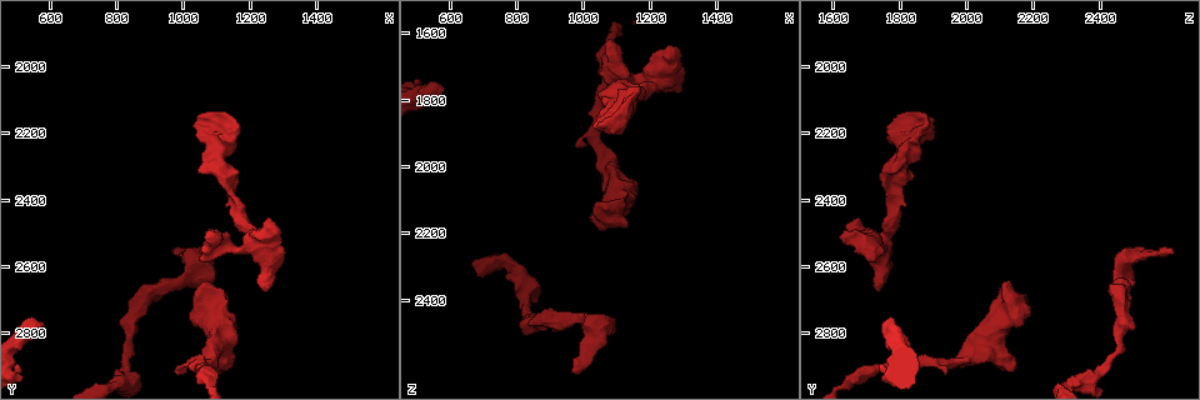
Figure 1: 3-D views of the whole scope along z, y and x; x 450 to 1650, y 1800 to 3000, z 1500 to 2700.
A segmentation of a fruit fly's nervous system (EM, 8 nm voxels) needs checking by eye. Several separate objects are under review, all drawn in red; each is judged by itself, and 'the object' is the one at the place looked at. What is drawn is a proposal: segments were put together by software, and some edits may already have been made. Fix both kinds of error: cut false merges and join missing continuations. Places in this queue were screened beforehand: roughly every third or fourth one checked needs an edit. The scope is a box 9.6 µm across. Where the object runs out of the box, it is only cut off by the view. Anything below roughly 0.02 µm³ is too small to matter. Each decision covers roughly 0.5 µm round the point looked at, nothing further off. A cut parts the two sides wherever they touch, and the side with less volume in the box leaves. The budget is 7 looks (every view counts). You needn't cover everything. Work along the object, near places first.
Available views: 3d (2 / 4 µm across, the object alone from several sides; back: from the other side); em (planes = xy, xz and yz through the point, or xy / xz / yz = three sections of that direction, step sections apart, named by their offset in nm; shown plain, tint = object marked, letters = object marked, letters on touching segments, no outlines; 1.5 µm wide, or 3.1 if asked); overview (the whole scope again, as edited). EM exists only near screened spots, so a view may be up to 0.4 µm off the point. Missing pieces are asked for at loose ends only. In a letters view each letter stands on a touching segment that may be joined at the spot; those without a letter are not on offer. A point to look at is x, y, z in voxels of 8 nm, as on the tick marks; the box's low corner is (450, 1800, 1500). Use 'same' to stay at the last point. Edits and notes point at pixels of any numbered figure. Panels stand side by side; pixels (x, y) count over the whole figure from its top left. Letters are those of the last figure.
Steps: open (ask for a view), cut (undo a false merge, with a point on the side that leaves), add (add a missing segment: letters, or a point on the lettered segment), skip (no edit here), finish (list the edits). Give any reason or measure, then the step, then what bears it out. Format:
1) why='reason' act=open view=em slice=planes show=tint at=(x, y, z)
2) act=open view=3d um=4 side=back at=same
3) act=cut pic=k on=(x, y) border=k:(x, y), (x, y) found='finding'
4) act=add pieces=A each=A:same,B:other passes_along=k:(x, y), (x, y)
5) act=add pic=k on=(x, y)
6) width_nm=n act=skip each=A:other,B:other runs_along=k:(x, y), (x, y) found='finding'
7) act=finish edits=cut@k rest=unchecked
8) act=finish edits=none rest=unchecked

why='free end' act=open view=em slice=planes show=letters at=(990, 2910, 1940)

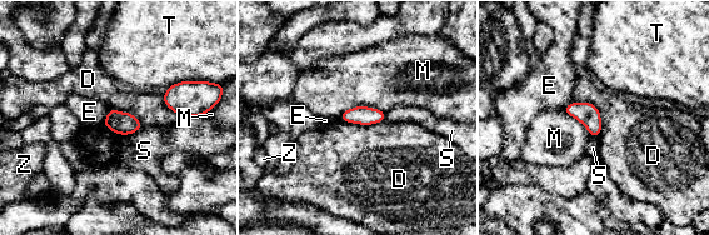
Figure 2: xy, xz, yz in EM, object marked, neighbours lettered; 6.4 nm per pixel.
act=skip each=D:other,E:other,M:other,S:other,T:other,Z:other border=2:(575, 100), (598, 109), (598, 136) found='none of them fits'

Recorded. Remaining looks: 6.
why='thick end' act=open view=3d um=4 at=(1250, 2460, 1680)

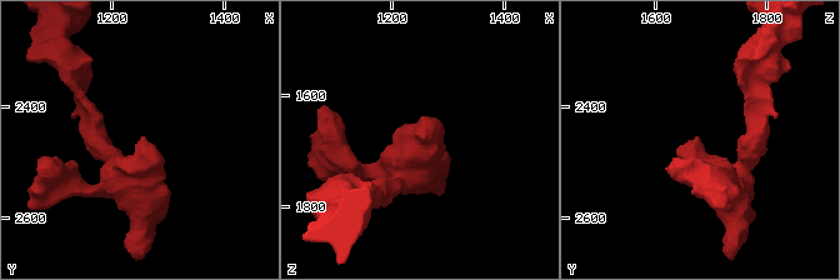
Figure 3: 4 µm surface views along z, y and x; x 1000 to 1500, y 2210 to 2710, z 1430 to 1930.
why='shape alone is not enough' act=open view=em slice=planes show=letters at=(1255, 2460, 1675)

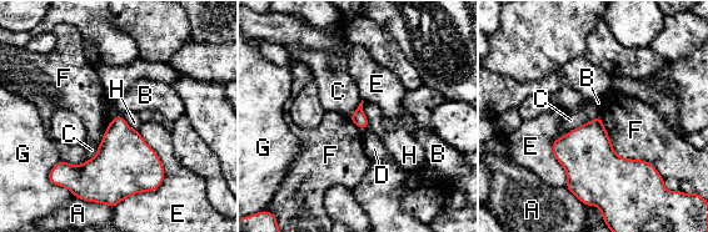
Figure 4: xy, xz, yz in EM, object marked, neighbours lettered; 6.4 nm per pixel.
act=skip each=A:other,B:other,C:other,D:other,E:other,F:other,G:other,H:other found='no lettered segment goes on from it'

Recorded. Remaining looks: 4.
why='branch stops here' act=open view=3d um=2 at=(970, 2570, 2620)

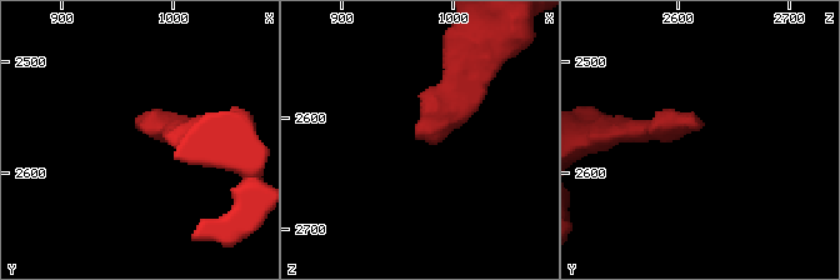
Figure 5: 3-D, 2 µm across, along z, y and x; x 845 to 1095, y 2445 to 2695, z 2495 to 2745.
why='now the EM' act=open view=em slice=yz step=8 show=letters at=(970, 2558, 2618)

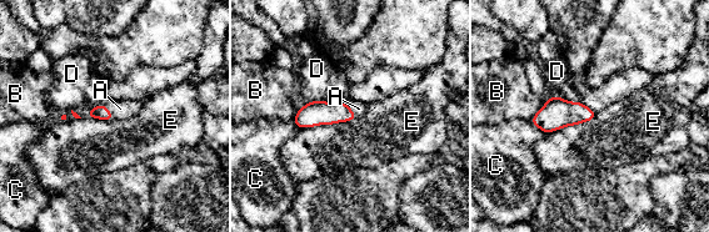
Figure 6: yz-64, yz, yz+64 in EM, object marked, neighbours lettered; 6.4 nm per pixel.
longest_contact=E:380nm act=add pieces=A each=A:same,B:other,C:other,D:other,E:other found='the cell continues'

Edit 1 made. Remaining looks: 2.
act=finish edits=add@6 rest=unchecked

